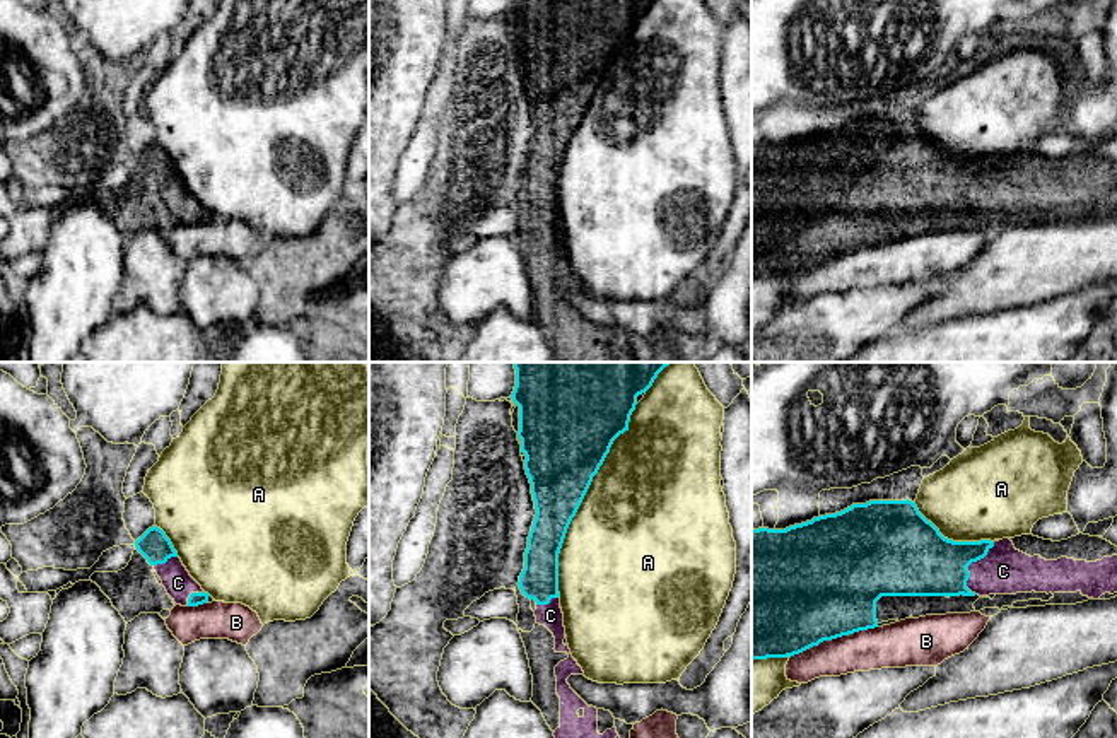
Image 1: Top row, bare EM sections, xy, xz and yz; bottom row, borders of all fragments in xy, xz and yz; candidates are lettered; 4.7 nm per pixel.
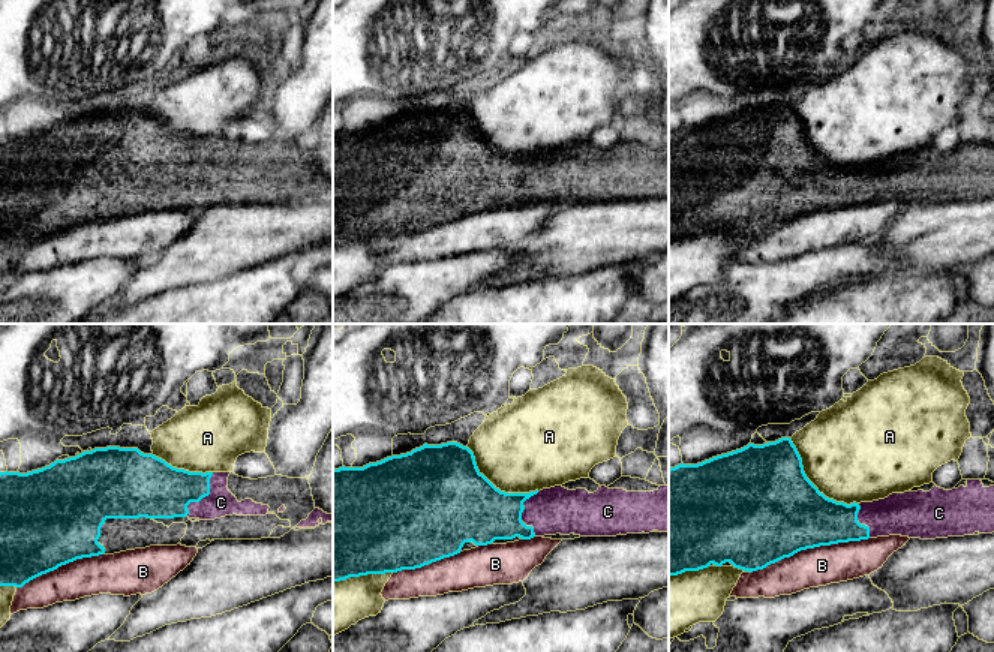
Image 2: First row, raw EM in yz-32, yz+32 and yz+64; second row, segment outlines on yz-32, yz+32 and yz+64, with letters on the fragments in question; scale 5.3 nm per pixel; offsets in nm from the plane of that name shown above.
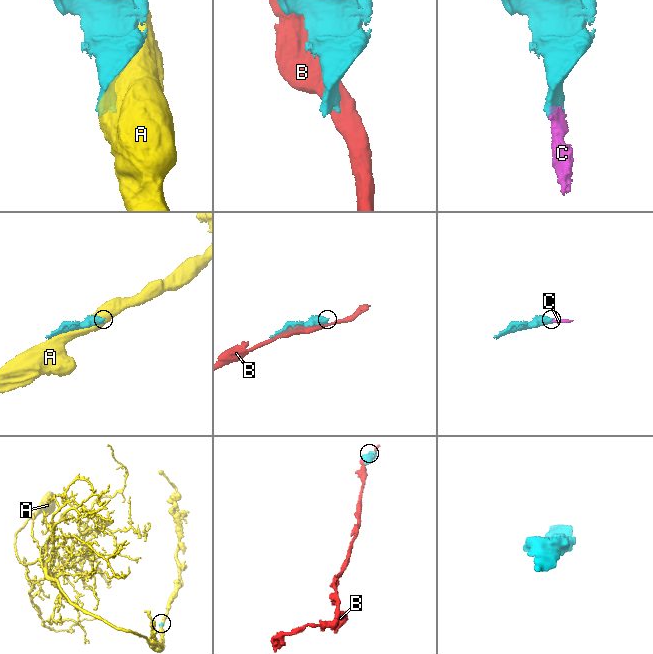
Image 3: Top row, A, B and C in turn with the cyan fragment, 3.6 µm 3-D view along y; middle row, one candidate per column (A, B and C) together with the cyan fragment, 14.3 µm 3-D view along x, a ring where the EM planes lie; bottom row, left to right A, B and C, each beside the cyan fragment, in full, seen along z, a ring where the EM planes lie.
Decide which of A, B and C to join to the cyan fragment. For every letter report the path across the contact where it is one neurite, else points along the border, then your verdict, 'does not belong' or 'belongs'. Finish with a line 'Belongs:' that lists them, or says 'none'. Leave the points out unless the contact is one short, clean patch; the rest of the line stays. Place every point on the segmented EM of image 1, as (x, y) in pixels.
A: does not belong
B: does not belong
C: way yz (916, 559), (929, 564), (969, 564), (1003, 571); belongs
Belongs: C

